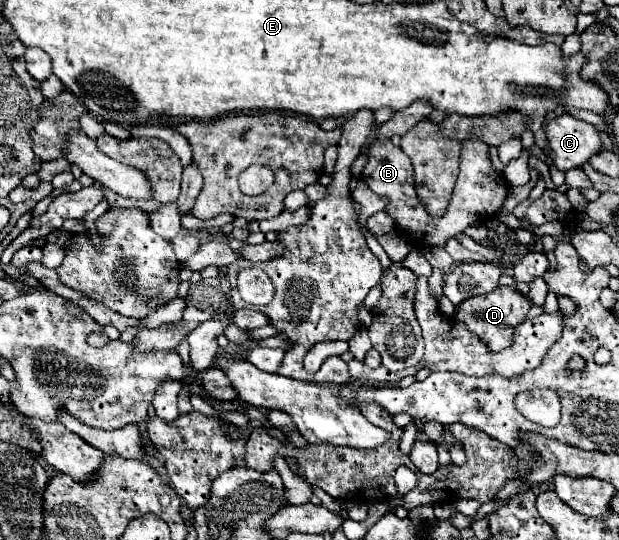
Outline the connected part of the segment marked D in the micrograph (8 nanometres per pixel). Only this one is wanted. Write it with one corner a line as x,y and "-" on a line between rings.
497,286
495,292
474,296
463,301
454,314
454,319
465,326
467,330
475,332
479,338
485,340
489,350
503,350
505,346
511,346
513,338
513,328
521,324
533,304
529,298
521,296
513,286

